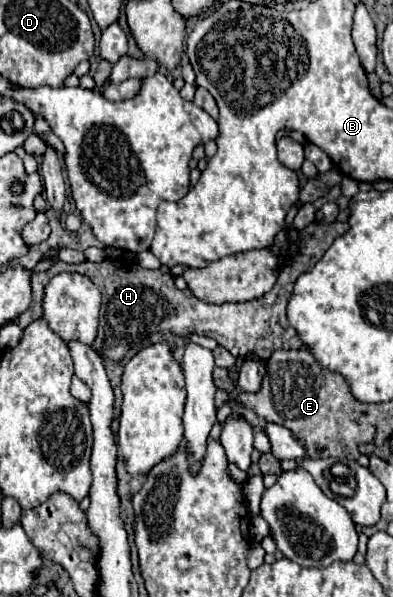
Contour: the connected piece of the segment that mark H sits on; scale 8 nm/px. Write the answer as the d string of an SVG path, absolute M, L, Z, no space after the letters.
M312 221L308 227L302 229L302 255L280 273L278 283L270 293L260 299L246 301L246 303L224 303L212 305L196 299L188 289L180 291L174 287L174 279L160 269L144 269L136 261L126 259L104 259L100 263L84 261L82 265L68 265L58 261L50 271L34 273L32 275L32 305L18 317L20 327L28 327L32 321L40 319L42 311L42 297L44 287L48 281L58 275L60 271L76 271L92 279L92 283L102 291L102 309L106 311L106 329L98 329L98 337L94 341L94 349L100 355L118 361L126 355L128 347L134 341L142 341L154 331L170 331L176 335L190 335L192 331L216 339L222 347L226 347L236 359L244 359L250 353L260 355L262 359L270 359L270 355L278 349L302 349L304 343L300 337L294 341L294 327L288 323L286 307L292 295L292 287L302 273L308 273L324 255L324 251L334 243L336 237L348 231L348 223L316 223Z

